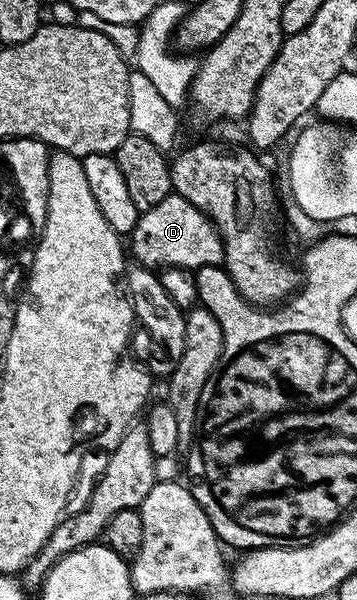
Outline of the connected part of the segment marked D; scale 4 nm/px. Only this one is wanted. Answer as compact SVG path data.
M175 194L163 198L158 206L140 214L130 233L130 240L131 259L153 270L195 270L202 266L223 265L224 262L224 243L220 240L220 231L212 225L212 219L205 212L199 212L190 202L186 202L186 198Z

